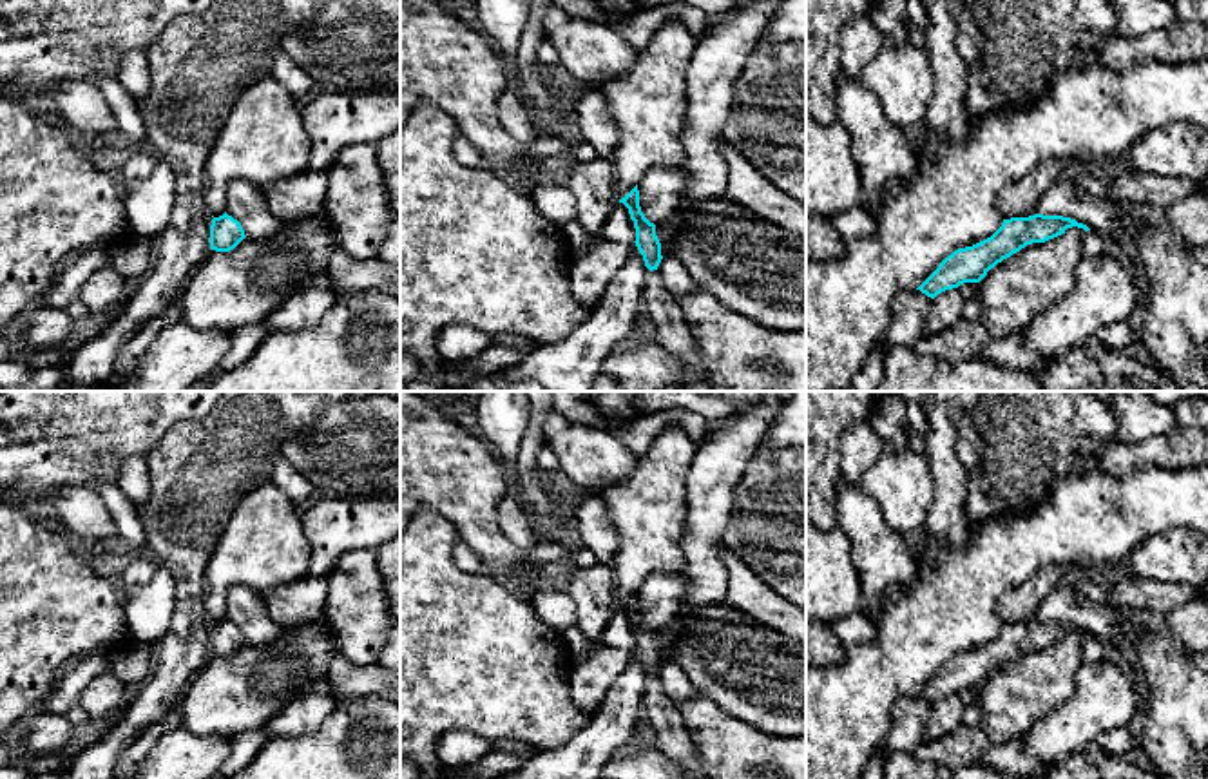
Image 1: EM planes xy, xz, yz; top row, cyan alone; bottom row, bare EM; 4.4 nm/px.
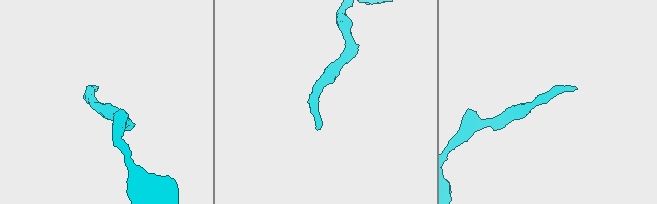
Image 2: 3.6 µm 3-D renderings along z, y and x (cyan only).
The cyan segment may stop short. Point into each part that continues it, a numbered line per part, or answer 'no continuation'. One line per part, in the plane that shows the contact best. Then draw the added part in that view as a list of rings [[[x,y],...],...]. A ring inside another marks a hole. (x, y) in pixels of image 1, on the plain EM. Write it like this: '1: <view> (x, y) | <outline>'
1: xz (661, 720) | [[[657,676],[647,681],[641,710],[641,726],[650,736],[650,743],[677,763],[686,775],[708,779],[679,708],[665,694]]]

